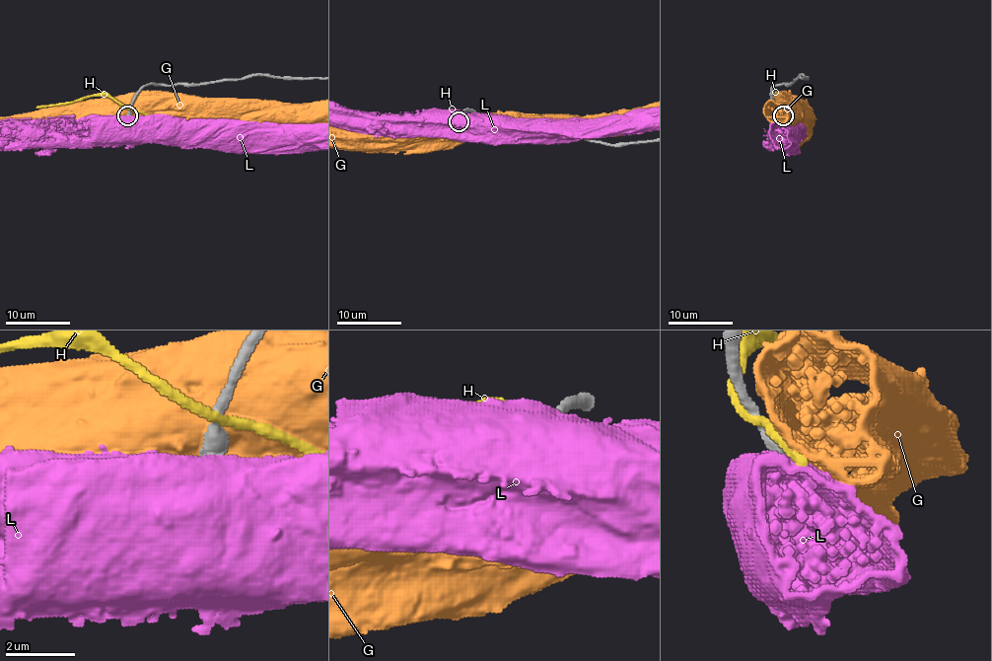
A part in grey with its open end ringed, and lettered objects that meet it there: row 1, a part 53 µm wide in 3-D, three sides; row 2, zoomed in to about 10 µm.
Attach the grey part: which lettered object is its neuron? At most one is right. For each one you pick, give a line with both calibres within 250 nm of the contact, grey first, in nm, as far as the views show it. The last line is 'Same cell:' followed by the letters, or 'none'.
Same cell: none

